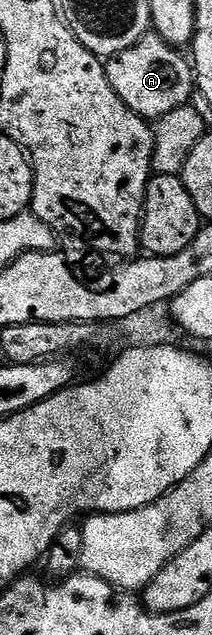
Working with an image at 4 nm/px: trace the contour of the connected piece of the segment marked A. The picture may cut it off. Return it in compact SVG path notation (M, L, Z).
M148 32L127 51L117 53L104 62L105 74L119 99L131 111L146 119L160 119L171 111L190 104L195 93L195 74L192 64L180 48L168 45L155 32Z

